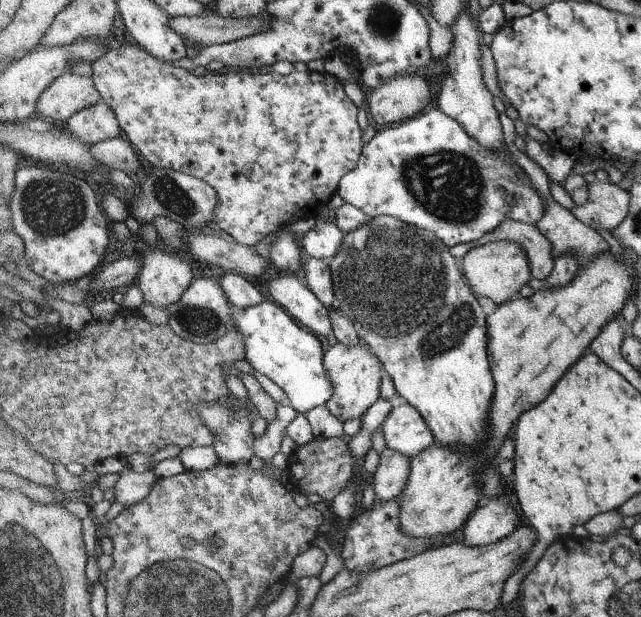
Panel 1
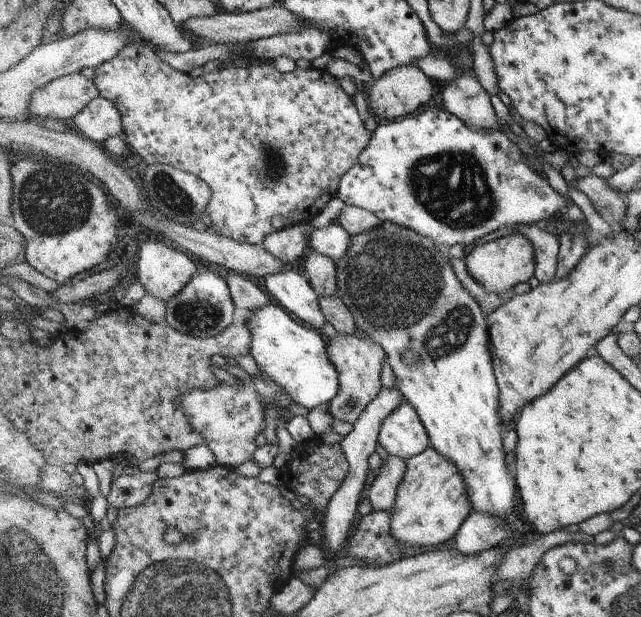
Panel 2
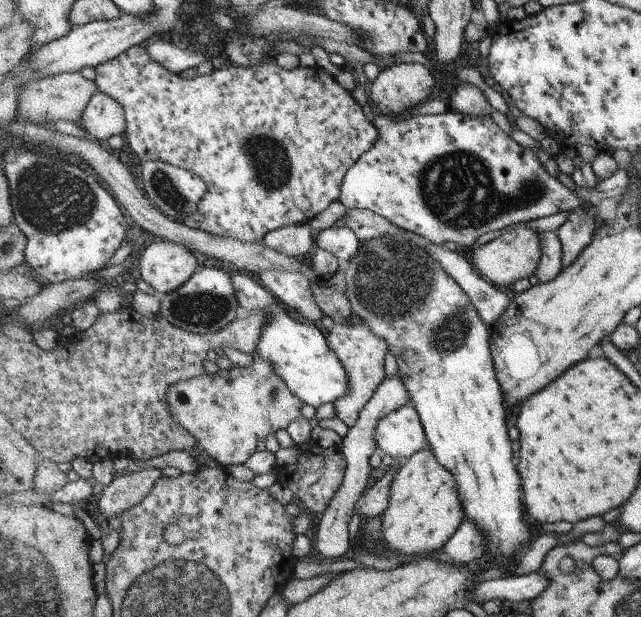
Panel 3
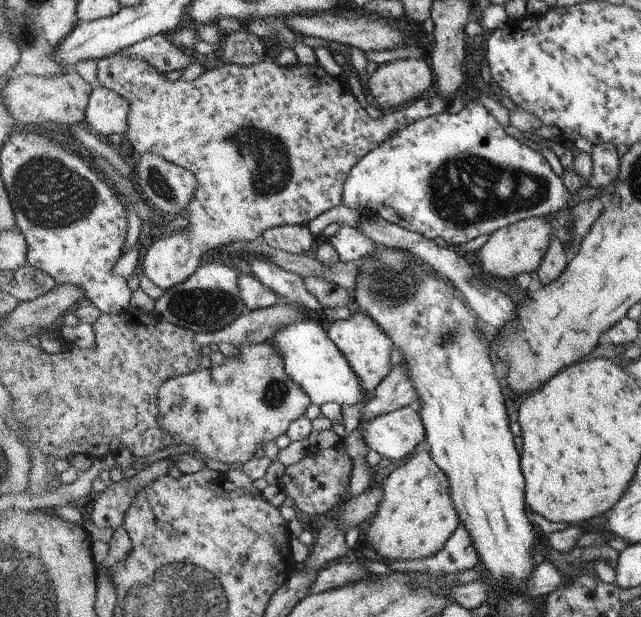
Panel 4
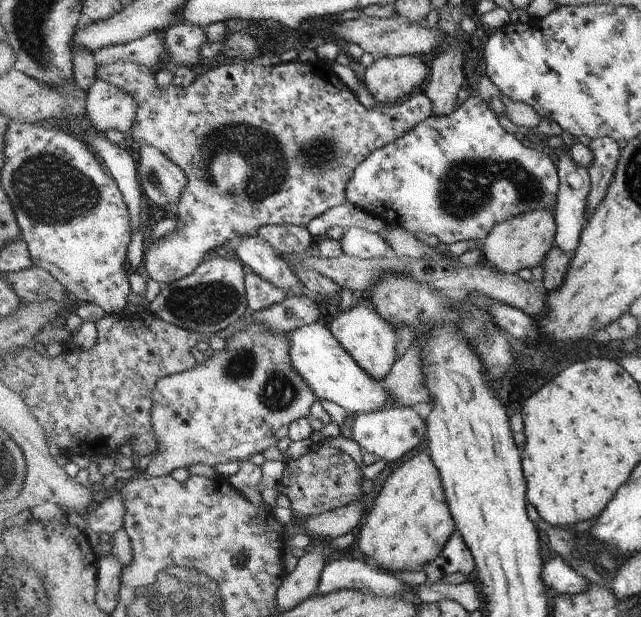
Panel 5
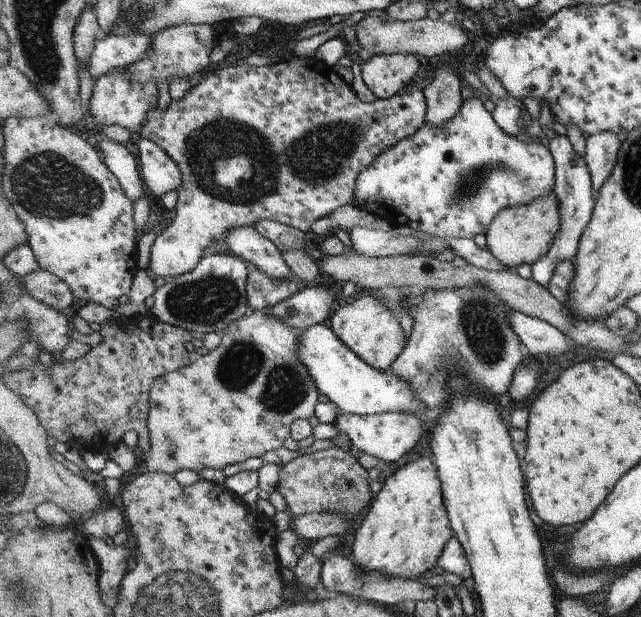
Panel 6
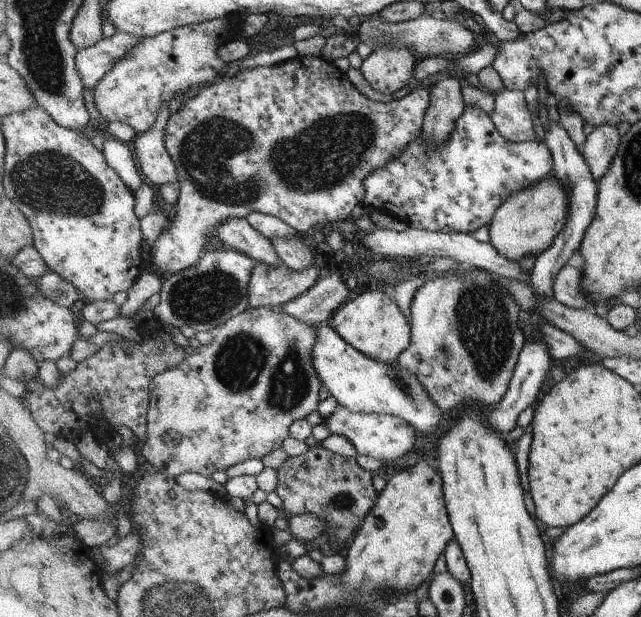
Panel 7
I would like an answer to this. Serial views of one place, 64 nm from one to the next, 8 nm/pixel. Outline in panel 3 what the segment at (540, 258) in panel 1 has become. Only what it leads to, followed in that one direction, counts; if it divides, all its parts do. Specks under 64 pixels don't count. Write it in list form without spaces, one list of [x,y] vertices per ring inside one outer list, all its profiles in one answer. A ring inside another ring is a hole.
[[[544,232],[543,256],[539,262],[539,268],[535,271],[539,283],[548,283],[555,280],[564,269],[562,264],[563,249],[557,232]]]

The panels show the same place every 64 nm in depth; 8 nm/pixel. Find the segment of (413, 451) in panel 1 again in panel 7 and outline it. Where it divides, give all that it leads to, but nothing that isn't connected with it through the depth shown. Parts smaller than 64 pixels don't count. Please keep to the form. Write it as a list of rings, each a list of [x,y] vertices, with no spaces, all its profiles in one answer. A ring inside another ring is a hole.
[[[338,405],[332,416],[324,422],[332,434],[345,436],[355,446],[358,455],[368,455],[385,462],[396,460],[412,450],[417,432],[406,419],[394,415],[376,413],[356,413]]]

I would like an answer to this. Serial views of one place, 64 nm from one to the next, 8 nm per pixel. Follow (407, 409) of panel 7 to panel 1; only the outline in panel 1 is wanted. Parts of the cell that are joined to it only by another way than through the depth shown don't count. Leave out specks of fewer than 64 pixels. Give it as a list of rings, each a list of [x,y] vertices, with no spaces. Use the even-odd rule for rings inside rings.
[[[266,299],[260,305],[242,309],[234,328],[241,332],[250,366],[280,386],[287,394],[288,404],[298,413],[304,415],[332,398],[334,386],[323,363],[325,354],[320,340],[300,328],[280,306]]]

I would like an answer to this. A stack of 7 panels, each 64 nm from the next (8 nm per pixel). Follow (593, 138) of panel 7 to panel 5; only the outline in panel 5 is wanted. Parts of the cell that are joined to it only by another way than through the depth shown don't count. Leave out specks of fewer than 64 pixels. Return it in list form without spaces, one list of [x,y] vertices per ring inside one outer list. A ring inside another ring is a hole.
[[[610,137],[592,139],[588,148],[592,153],[592,162],[587,168],[591,189],[587,196],[585,218],[589,220],[597,206],[604,200],[613,181],[621,149]]]

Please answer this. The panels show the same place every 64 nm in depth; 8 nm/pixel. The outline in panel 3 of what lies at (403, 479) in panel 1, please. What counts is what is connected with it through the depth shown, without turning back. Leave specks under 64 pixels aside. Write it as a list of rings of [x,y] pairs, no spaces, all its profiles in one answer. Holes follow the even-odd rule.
[[[397,462],[396,466],[390,468],[382,478],[380,478],[372,488],[368,488],[362,494],[356,505],[356,512],[362,518],[372,519],[381,517],[382,512],[388,508],[388,498],[390,498],[390,484],[396,476],[397,468],[401,462]]]

